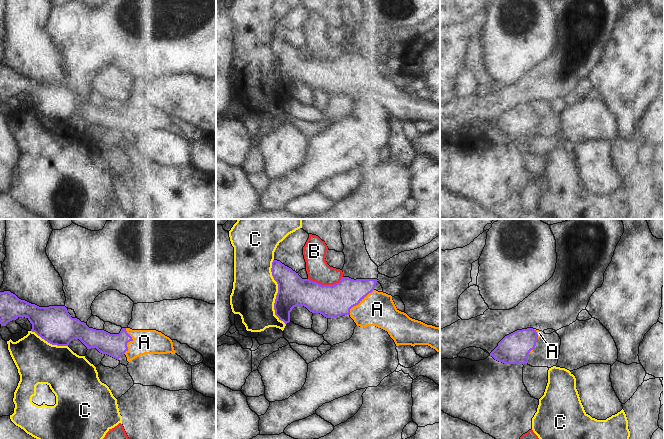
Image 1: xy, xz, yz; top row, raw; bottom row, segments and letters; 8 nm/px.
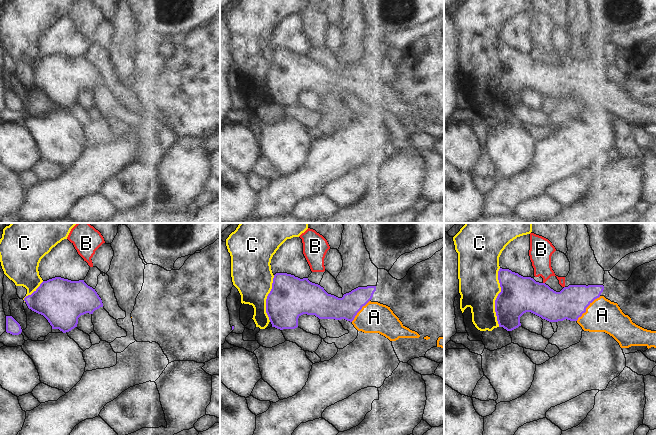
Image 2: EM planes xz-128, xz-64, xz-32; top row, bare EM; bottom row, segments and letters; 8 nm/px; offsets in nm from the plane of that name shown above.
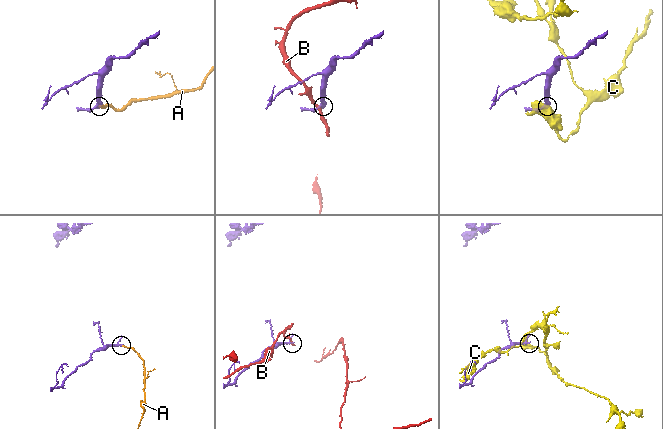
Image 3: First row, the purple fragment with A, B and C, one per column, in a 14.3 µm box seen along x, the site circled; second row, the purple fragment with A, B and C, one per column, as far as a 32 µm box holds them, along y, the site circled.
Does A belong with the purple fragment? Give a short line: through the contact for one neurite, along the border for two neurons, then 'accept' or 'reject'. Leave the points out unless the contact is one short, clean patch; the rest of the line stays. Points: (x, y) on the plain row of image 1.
xz (335, 76), (359, 78), (377, 85) | accept

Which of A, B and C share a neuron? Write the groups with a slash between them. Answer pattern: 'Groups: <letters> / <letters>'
Groups: A / B / C

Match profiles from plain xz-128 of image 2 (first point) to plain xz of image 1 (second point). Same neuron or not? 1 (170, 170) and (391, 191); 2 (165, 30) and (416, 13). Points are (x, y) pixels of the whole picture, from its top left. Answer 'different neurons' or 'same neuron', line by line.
1: same neuron
2: same neuron

